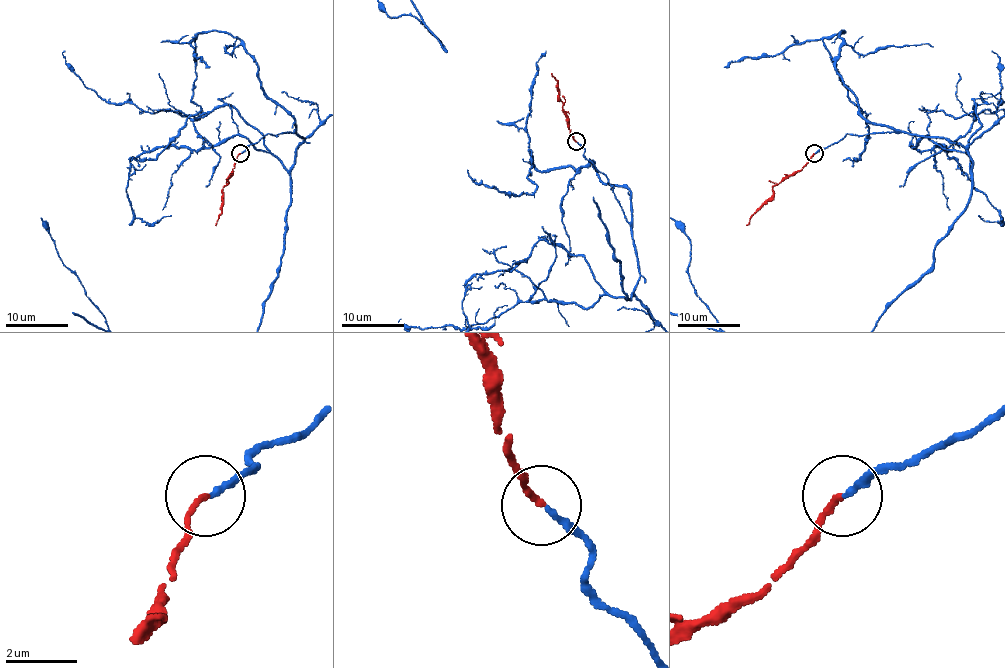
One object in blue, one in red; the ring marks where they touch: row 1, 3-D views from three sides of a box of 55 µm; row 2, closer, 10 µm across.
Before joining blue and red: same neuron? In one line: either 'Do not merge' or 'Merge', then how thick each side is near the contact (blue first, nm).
Merge. Thickness 150 nm (blue) against 160 nm

